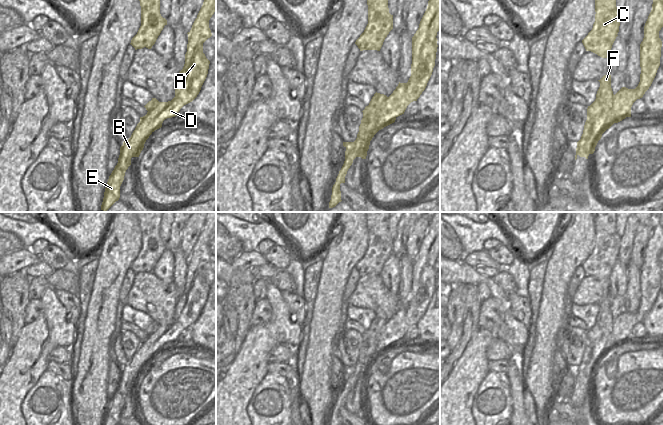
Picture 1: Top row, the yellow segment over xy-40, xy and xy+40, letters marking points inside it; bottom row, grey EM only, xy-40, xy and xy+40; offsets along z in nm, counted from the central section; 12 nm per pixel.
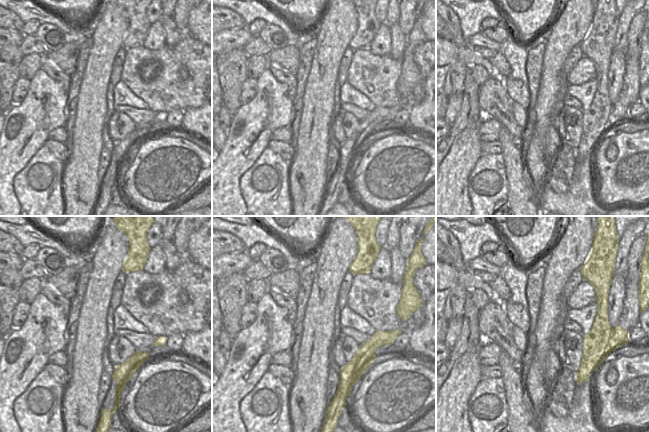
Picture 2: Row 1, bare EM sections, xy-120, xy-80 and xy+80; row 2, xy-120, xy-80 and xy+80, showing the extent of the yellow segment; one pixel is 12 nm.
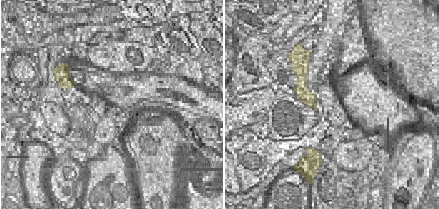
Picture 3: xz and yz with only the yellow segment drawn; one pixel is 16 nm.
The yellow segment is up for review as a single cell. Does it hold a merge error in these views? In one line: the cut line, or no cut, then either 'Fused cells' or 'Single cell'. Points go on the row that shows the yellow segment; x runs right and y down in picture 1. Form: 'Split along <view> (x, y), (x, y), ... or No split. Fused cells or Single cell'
Split along xy (363, 116), (367, 121), (367, 134), (357, 149), (366, 153). Fused cells.

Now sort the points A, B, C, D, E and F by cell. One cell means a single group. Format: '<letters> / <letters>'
A B D E / C F

